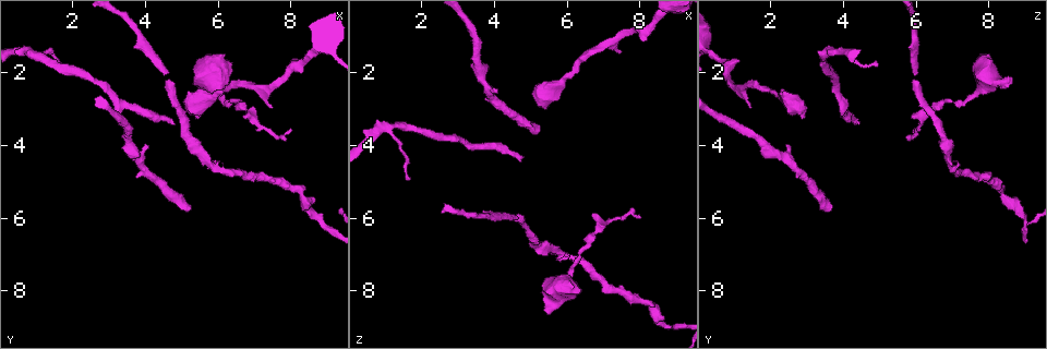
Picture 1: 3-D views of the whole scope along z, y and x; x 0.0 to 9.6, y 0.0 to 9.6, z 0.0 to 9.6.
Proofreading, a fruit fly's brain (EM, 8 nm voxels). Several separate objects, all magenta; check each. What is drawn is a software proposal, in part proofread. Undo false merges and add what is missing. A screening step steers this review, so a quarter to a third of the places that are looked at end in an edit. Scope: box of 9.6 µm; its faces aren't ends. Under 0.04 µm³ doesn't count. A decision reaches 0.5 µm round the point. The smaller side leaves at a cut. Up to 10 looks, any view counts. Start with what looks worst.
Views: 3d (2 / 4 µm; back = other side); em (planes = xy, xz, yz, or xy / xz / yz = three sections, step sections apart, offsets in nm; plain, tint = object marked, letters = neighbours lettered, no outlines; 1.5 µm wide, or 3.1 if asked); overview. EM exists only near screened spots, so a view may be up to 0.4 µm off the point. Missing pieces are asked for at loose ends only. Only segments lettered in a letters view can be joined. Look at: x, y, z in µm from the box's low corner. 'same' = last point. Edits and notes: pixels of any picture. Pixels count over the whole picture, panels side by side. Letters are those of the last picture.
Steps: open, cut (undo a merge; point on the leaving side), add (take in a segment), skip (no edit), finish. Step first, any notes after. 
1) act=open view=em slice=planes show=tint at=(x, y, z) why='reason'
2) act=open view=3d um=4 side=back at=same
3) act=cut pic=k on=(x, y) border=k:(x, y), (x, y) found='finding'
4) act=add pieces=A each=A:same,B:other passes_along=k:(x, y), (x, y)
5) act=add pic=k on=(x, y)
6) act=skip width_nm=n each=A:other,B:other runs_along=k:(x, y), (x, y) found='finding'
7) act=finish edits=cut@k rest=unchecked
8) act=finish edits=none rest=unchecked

act=open view=em slice=planes show=letters at=(5.50, 2.20, 8.70) why='free end'

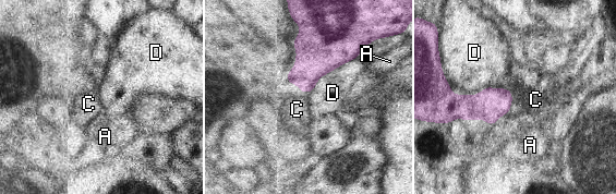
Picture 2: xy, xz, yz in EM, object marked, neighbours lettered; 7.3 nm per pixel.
act=skip each=A:other,C:other,D:other border=2:(512, 99), (508, 112) found='no lettered segment goes on from it'

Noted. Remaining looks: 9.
act=open view=3d um=4 side=back at=(5.25, 5.70, 3.45) why='branch stops here'

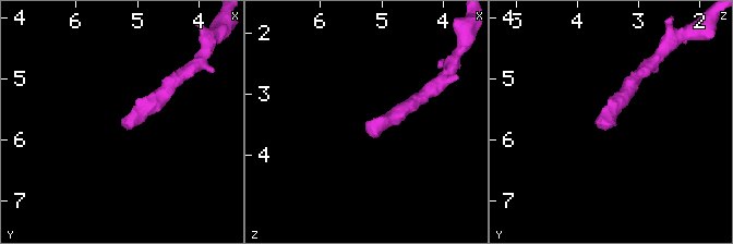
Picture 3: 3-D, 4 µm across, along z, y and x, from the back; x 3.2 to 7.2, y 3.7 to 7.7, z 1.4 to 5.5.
act=open view=em slice=yz step=4 show=letters at=(5.20, 5.75, 3.45)

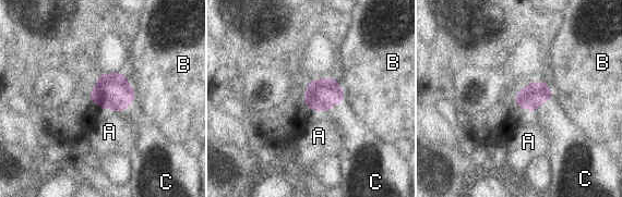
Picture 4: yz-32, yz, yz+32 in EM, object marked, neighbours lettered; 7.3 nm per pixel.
act=add pic=4 on=(560, 130) width_nm=170 each=A:other,B:other,C:same passes_along=4:(530, 97), (541, 102), (560, 130) found='it goes on there'

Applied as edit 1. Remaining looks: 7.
act=open view=em slice=planes show=plain at=(4.75, 3.40, 4.45) why='free end'

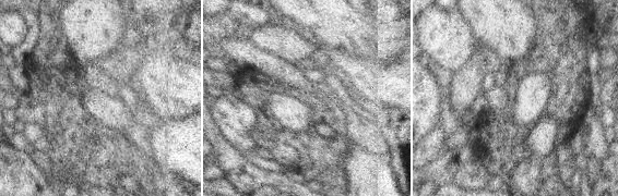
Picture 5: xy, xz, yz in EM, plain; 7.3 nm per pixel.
act=open view=em slice=planes show=letters at=same

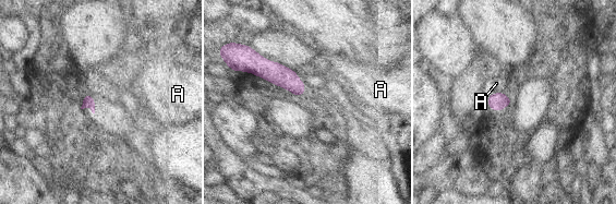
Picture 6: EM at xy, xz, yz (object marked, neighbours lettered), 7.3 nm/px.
act=skip each=A:other found='no lettered segment goes on from it'

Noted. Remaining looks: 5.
act=open view=em slice=planes show=letters at=(1.60, 1.75, 5.00) why='branch stops here'

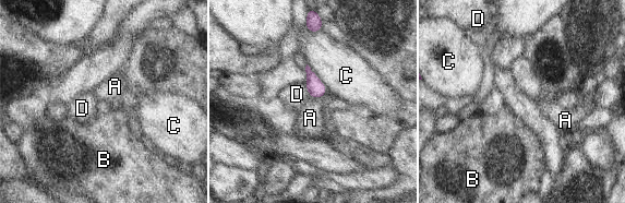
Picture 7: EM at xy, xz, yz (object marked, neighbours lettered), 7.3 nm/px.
act=skip longest_contact=C:260nm each=A:other,B:other,C:other,D:other border=7:(325, 93), (312, 98) found='none of them fits'

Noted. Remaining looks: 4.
act=finish edits=add@4 rest=unchecked

